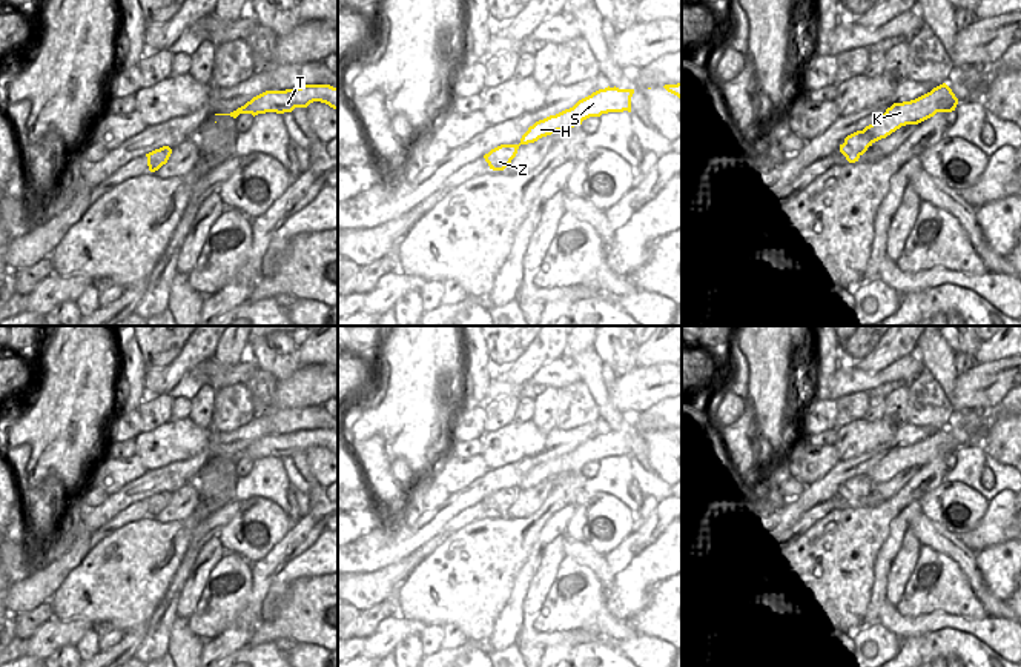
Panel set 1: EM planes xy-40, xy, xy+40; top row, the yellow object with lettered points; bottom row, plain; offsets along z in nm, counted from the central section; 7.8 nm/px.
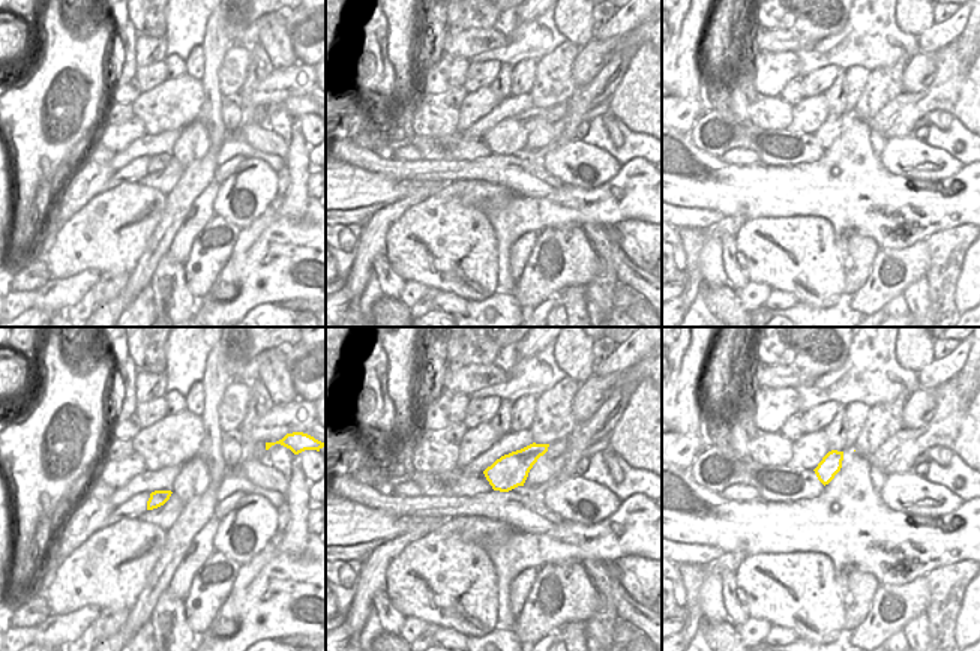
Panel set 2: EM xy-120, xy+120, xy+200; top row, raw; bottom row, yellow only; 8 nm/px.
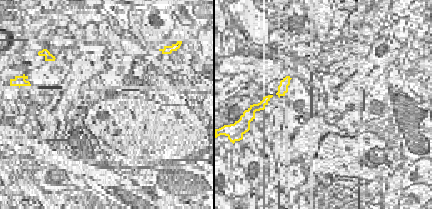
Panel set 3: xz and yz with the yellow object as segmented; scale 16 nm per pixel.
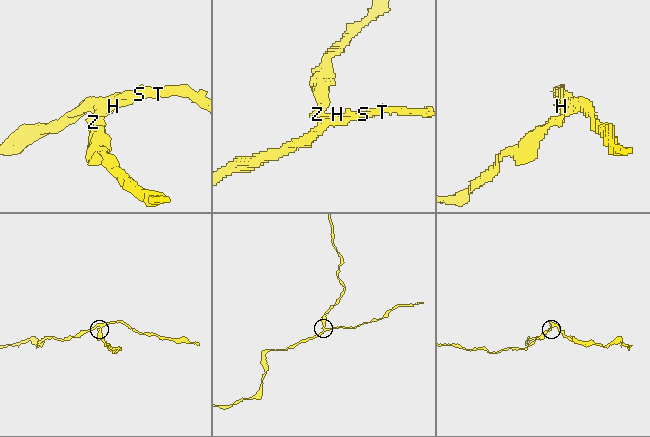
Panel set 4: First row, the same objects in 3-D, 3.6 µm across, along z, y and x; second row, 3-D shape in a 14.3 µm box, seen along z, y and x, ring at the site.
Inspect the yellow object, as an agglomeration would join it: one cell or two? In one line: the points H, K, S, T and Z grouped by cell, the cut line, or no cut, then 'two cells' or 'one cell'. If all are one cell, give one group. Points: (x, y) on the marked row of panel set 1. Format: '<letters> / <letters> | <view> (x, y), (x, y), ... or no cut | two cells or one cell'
H K S T / Z | xy+40 (845, 142), (854, 148), (859, 157) | two cells

